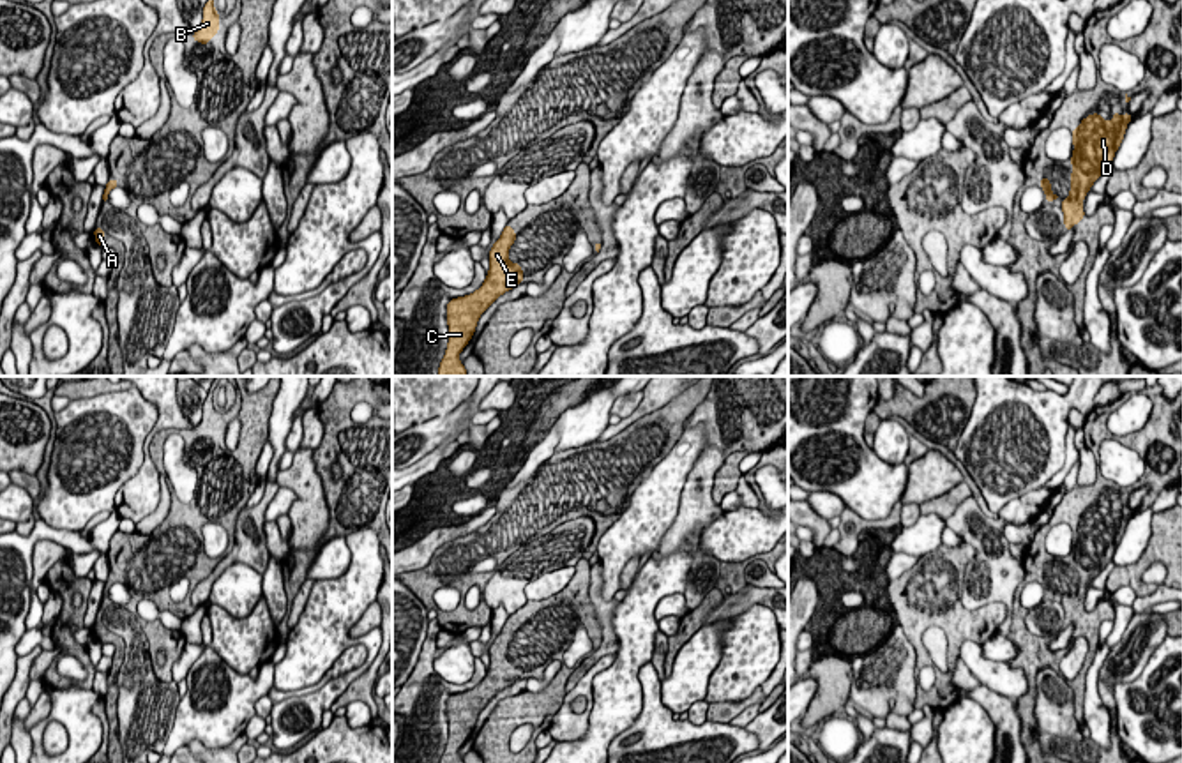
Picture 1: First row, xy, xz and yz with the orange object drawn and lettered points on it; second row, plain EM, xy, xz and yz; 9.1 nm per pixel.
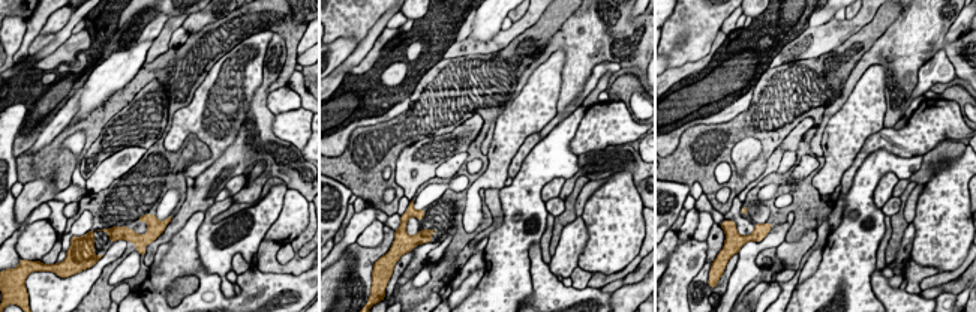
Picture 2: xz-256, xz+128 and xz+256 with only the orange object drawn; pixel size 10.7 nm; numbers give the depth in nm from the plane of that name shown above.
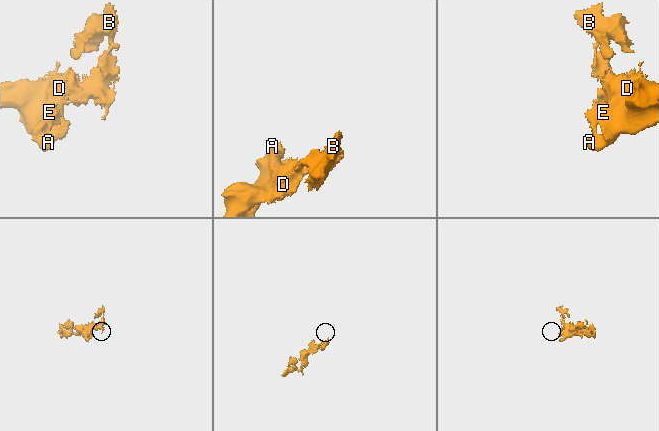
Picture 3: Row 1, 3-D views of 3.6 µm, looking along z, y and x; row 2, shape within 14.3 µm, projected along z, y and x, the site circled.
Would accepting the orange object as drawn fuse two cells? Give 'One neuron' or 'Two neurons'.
One neuron

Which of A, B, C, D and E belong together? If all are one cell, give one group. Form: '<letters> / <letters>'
A B C D E

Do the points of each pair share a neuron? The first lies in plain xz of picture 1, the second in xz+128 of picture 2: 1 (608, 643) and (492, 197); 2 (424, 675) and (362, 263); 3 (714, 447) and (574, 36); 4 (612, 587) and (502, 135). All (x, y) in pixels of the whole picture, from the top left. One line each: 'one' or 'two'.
1: one
2: one
3: one
4: one

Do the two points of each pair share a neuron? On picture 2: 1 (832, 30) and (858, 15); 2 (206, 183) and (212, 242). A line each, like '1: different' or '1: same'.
1: same
2: different

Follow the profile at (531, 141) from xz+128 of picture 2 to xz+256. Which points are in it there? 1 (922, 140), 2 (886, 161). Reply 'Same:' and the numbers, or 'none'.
Same: 1

